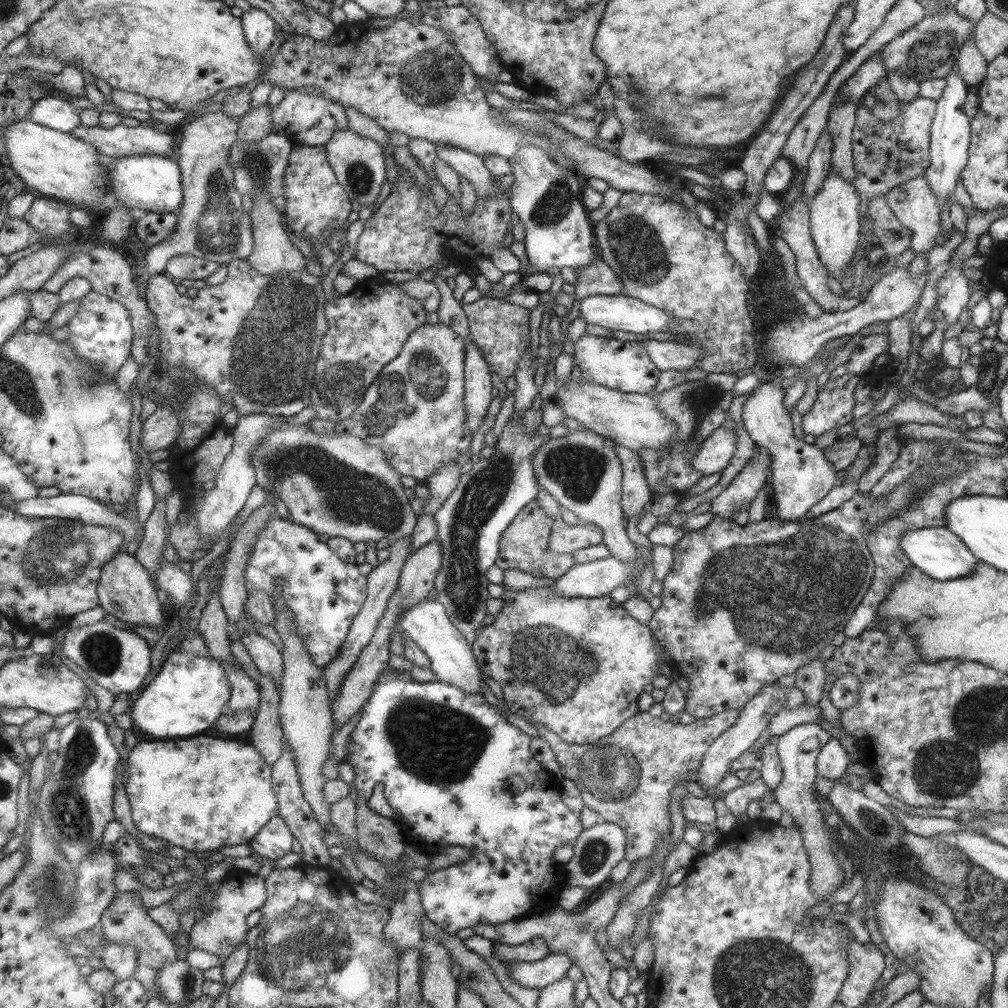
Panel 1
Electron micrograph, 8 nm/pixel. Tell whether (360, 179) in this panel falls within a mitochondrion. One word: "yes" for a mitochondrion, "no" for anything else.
yes

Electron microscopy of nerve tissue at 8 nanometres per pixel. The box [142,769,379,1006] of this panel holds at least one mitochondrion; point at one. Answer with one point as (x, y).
(304, 947)

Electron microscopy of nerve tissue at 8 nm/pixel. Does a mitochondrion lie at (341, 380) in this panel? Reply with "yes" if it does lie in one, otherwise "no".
yes

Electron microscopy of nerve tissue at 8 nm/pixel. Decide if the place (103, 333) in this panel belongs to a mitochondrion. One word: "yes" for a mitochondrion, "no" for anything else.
no

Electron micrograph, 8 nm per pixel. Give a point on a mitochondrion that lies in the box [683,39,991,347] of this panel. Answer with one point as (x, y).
(877, 100)

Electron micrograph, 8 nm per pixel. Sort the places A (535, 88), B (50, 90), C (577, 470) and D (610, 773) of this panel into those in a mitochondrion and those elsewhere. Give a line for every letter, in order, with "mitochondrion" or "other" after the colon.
A: other
B: other
C: mitochondrion
D: mitochondrion

